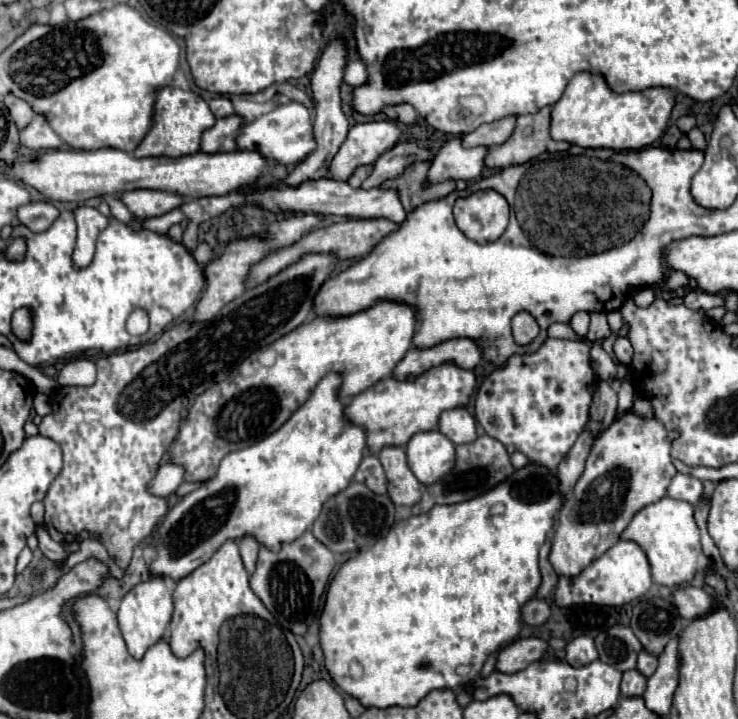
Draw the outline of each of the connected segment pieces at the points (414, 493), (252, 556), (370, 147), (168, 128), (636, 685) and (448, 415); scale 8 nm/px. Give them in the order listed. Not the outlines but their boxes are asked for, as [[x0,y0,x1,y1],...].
[[379,448,421,506],[239,538,259,574],[329,122,401,180],[135,88,215,158],[621,670,647,698],[439,408,477,444]]

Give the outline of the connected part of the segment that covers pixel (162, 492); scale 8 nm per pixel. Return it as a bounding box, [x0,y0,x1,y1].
[147,464,183,498]

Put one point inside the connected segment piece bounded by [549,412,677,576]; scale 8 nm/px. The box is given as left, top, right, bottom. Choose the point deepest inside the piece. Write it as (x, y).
(629, 467)

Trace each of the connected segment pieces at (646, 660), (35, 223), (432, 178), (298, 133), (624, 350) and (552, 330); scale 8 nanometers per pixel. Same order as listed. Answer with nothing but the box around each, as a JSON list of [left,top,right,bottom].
[[637,652,657,678],[17,202,59,232],[425,138,487,186],[235,102,313,164],[613,336,633,362],[547,322,579,340]]

